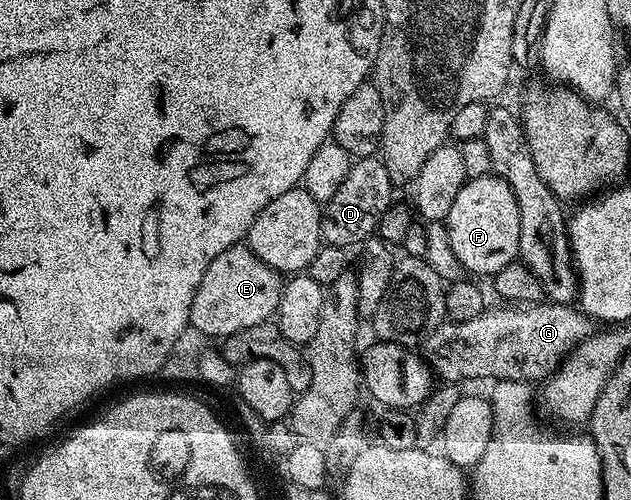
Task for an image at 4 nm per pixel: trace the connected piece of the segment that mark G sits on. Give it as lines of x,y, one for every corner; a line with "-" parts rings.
541,301
535,305
532,304
513,304
506,303
499,304
500,307
491,309
491,307
482,310
472,321
464,322
451,322
450,321
450,357
464,357
464,373
469,373
472,379
479,379
484,377
492,379
491,381
531,381
535,384
541,385
546,379
553,376
558,376
562,361
567,353
570,353
580,342
586,340
593,334
594,323
585,313
579,308
571,305
556,304
554,302

